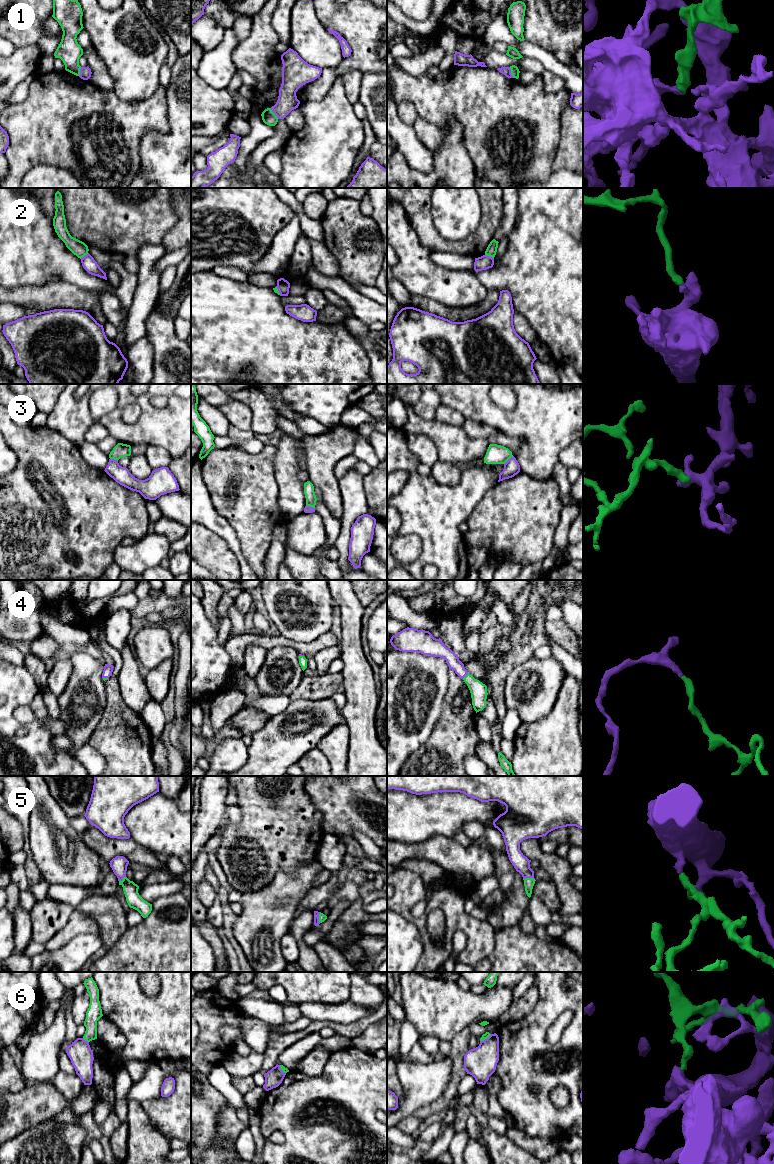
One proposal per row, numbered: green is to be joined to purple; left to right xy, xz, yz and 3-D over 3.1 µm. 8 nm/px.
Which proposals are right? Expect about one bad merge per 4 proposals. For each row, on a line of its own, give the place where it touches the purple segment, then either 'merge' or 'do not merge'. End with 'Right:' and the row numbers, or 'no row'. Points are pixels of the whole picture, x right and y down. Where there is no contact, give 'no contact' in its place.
1: contact xz (273, 112); merge
2: contact yz (489, 256); do not merge
3: contact yz (508, 460); do not merge
4: contact yz (464, 676); merge
5: contact yz (528, 877); merge
6: contact xy (84, 1040); do not merge
Right: 1, 4, 5

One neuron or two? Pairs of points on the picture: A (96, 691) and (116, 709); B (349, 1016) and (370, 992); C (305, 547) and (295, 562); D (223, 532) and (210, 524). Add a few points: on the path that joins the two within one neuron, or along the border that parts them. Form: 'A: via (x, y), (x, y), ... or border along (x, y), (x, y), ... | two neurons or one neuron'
A: border along (104, 681), (106, 706), (98, 723) | two neurons
B: border along (349, 1000), (373, 1010) | two neurons
C: border along (286, 546), (303, 554), (310, 555) | two neurons
D: via (220, 529), (213, 524) | one neuron

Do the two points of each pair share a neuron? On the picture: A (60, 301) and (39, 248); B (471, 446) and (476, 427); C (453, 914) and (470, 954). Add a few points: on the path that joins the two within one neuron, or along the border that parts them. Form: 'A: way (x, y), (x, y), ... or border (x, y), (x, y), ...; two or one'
A: border (54, 281), (48, 284), (30, 286); two
B: border (462, 426), (471, 437), (485, 437), (487, 439); two
C: way (463, 924), (472, 933), (472, 944); one

